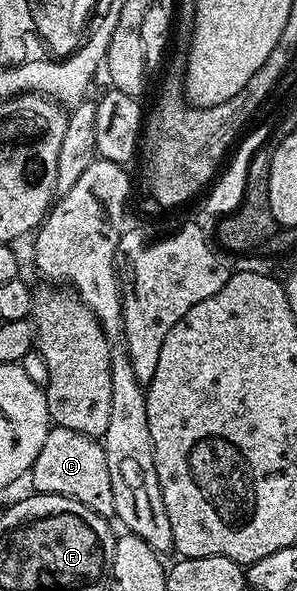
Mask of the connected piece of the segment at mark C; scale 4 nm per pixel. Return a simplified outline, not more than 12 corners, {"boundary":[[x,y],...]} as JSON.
{"boundary":[[52,427],[33,462],[36,493],[115,515],[96,437]]}

